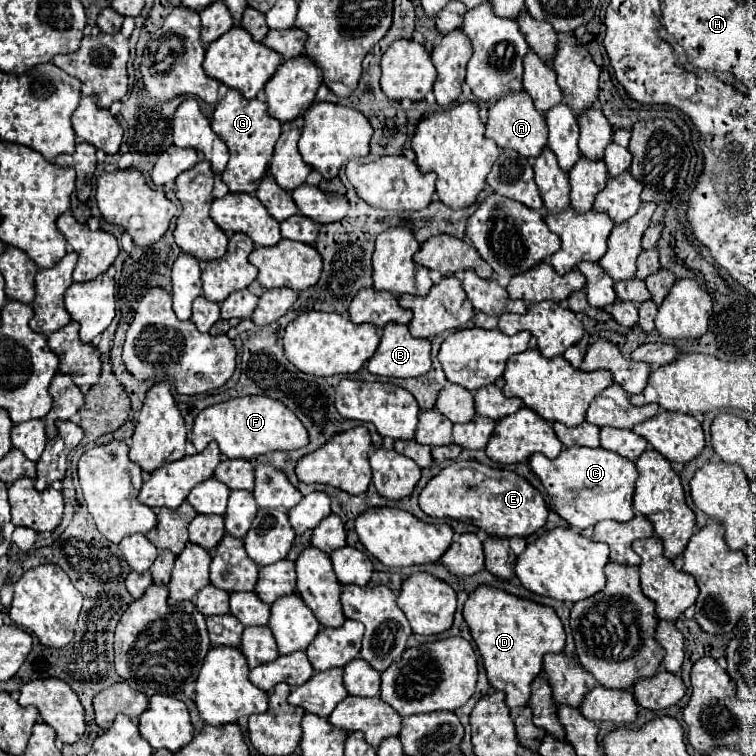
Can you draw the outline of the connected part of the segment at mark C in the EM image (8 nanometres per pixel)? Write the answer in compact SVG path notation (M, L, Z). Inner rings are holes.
M574 445L562 449L554 461L534 453L534 457L530 457L530 467L540 477L544 489L550 493L550 507L574 529L594 527L604 519L630 521L634 517L632 497L638 471L634 461L626 461L624 457L618 457L618 453L610 453L602 447L586 449Z

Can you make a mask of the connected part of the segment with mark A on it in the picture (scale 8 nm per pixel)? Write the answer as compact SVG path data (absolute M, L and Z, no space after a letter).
M522 89L518 93L508 93L506 97L498 99L488 109L488 123L486 123L486 137L494 139L500 147L510 147L518 151L524 157L536 157L546 141L548 141L548 129L544 113L538 113L538 109L532 103L532 97Z

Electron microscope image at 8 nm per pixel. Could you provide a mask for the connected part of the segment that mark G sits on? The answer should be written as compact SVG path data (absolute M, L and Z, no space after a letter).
M228 89L226 97L218 101L212 113L212 129L218 133L228 149L230 149L230 161L224 169L222 181L228 185L232 193L254 193L262 181L262 177L268 171L268 163L272 159L274 145L280 137L280 121L274 121L270 113L266 113L266 101L254 97L246 101L242 93L236 89Z

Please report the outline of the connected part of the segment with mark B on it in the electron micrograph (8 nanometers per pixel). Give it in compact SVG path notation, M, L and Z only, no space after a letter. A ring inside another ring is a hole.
M388 323L366 367L384 377L420 377L430 369L430 341L412 337L406 325Z

